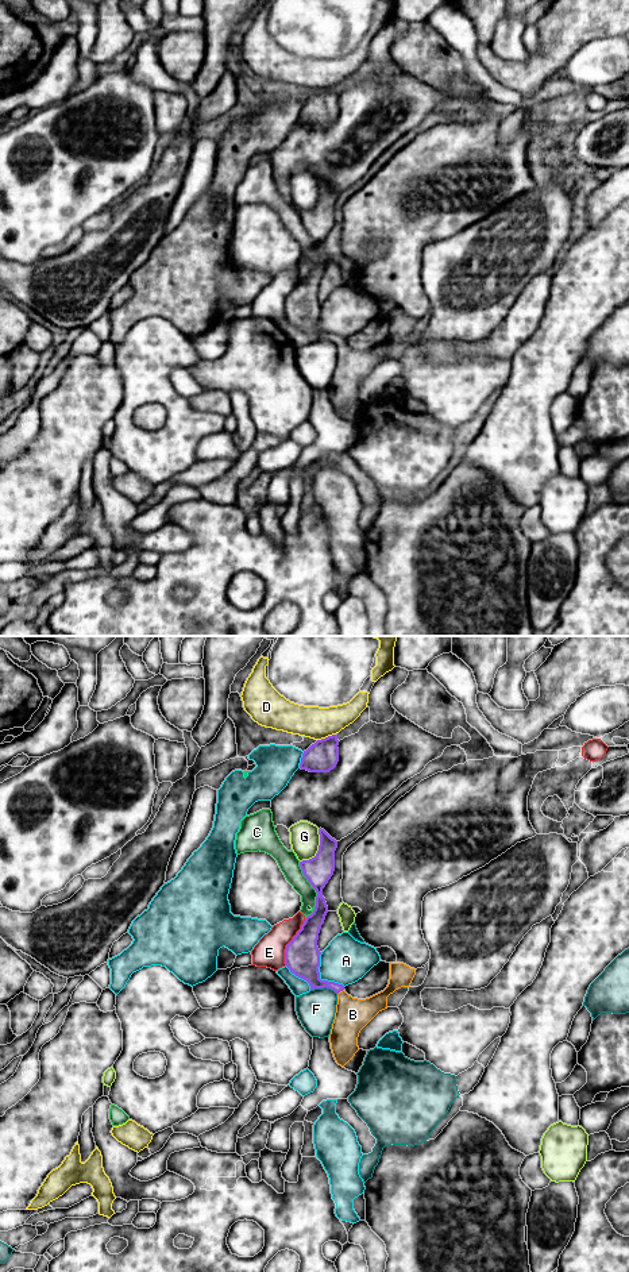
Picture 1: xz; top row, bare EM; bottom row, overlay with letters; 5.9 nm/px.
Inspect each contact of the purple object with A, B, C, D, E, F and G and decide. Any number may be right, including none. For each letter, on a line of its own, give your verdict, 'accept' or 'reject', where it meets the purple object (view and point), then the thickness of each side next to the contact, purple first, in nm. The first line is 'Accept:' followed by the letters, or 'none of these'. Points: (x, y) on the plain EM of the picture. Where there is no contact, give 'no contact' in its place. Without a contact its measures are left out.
Accept: B
A: reject; meets purple in xz at (319, 330); 200 nm thick on the purple side, 280 nm on the other
B: accept; meets purple in xz at (340, 342); 140 nm thick on the purple side, 200 nm on the other
C: reject; meets purple in xz at (315, 241); 160 nm thick on the purple side, 120 nm on the other
D: reject; meets purple in xz at (325, 89); 190 nm thick on the purple side, 190 nm on the other
E: reject; meets purple in xz at (290, 293); 200 nm thick on the purple side, 180 nm on the other
F: reject; meets purple in xz at (324, 338); 200 nm thick on the purple side, 220 nm on the other
G: reject; meets purple in xz at (319, 201); 160 nm thick on the purple side, 180 nm on the other

